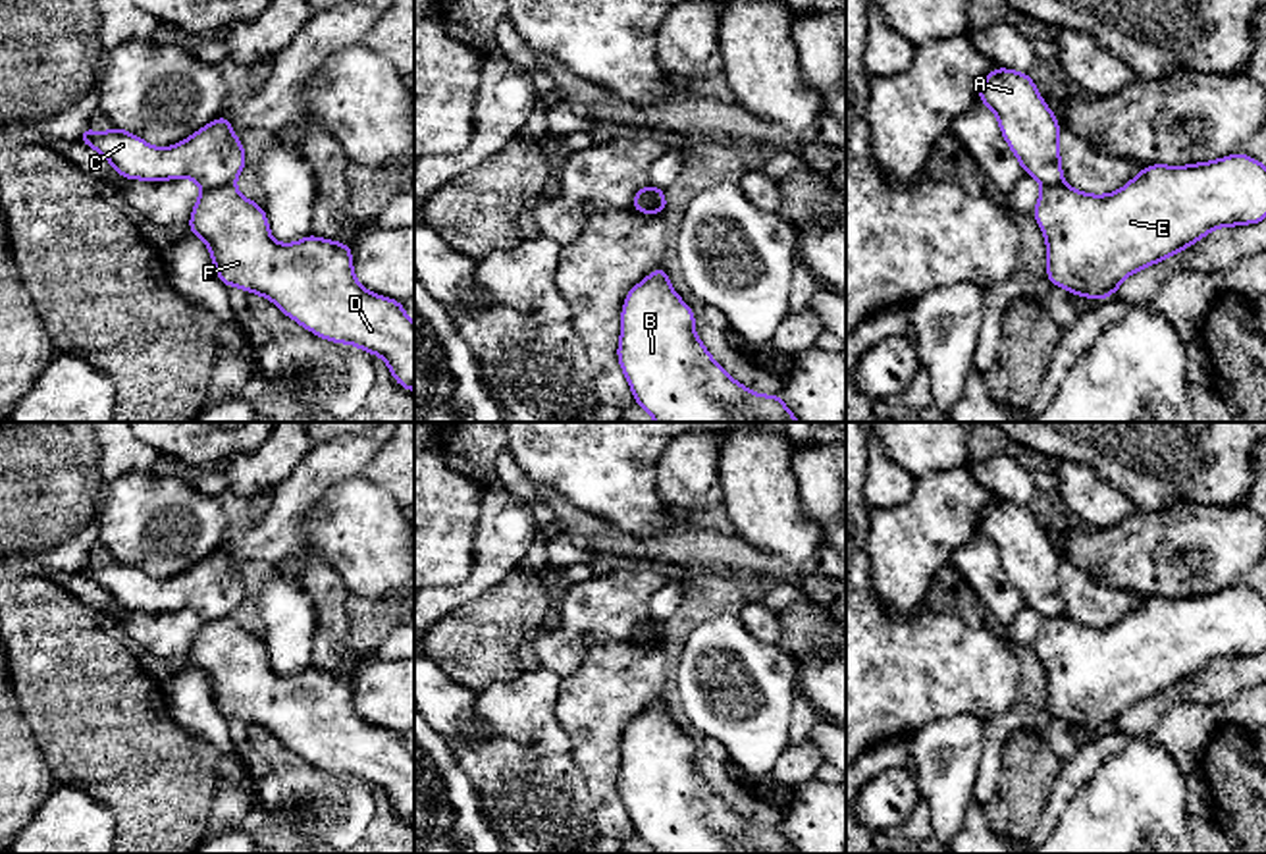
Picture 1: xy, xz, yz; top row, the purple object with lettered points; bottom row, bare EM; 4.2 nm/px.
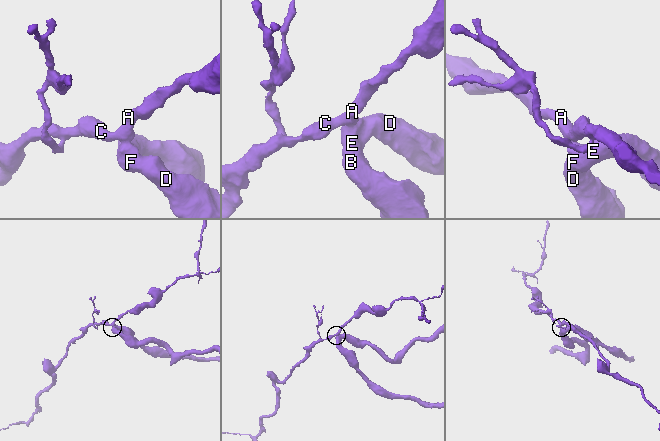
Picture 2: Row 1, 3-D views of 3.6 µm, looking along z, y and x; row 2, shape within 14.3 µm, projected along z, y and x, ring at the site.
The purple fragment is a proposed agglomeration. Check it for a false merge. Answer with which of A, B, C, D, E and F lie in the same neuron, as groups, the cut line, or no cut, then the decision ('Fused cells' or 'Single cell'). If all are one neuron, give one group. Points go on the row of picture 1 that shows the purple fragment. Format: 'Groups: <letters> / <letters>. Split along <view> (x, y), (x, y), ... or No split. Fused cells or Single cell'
Groups: A C / B D E F. Split along xy (232, 182), (203, 189). Fused cells

